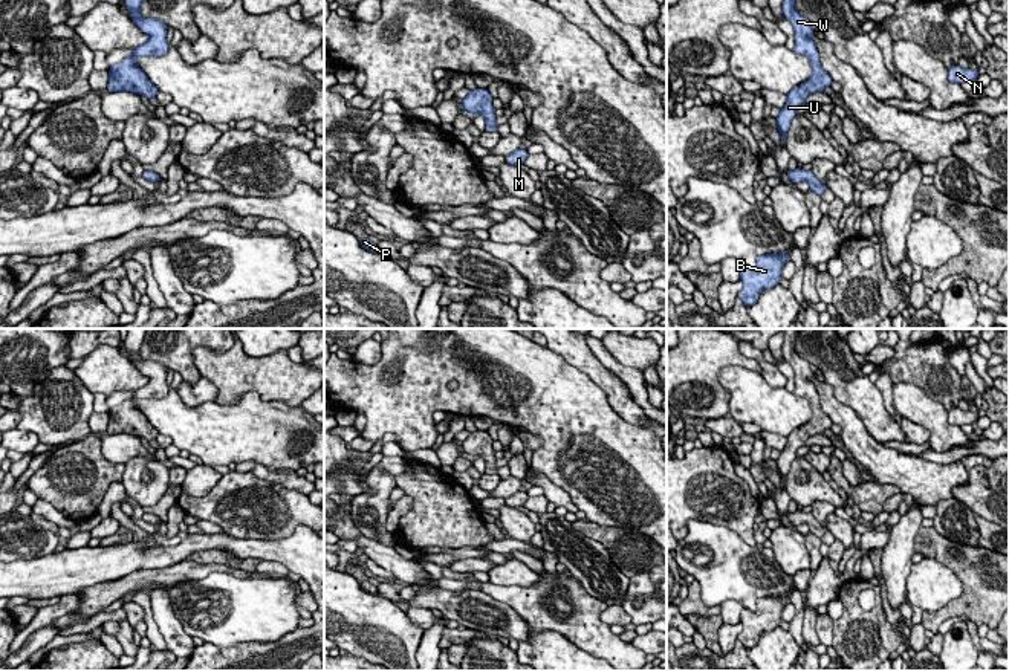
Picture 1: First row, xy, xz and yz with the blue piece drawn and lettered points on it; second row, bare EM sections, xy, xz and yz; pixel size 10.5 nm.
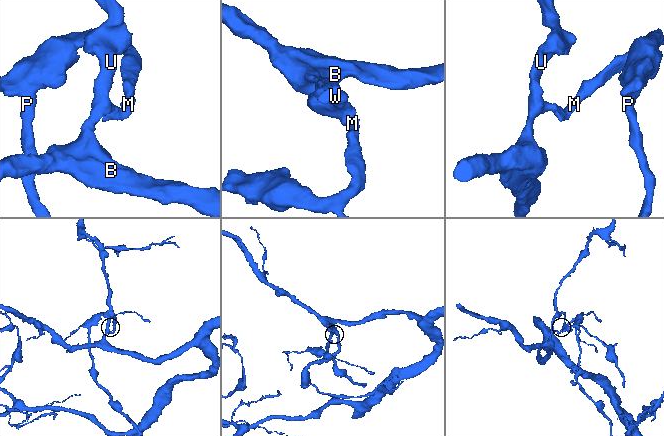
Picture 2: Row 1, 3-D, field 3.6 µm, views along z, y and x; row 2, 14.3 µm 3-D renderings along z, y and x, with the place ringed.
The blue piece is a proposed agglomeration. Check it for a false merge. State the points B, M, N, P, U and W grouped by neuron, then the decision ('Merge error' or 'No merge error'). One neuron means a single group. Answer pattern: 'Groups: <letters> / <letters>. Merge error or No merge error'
Groups: B M N P U W. No merge error

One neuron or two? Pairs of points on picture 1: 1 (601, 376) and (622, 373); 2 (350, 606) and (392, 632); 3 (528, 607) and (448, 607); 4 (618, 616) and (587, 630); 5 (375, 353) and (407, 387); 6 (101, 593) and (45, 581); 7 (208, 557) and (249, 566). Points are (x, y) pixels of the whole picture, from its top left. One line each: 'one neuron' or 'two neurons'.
1: two neurons
2: one neuron
3: two neurons
4: two neurons
5: two neurons
6: two neurons
7: one neuron

